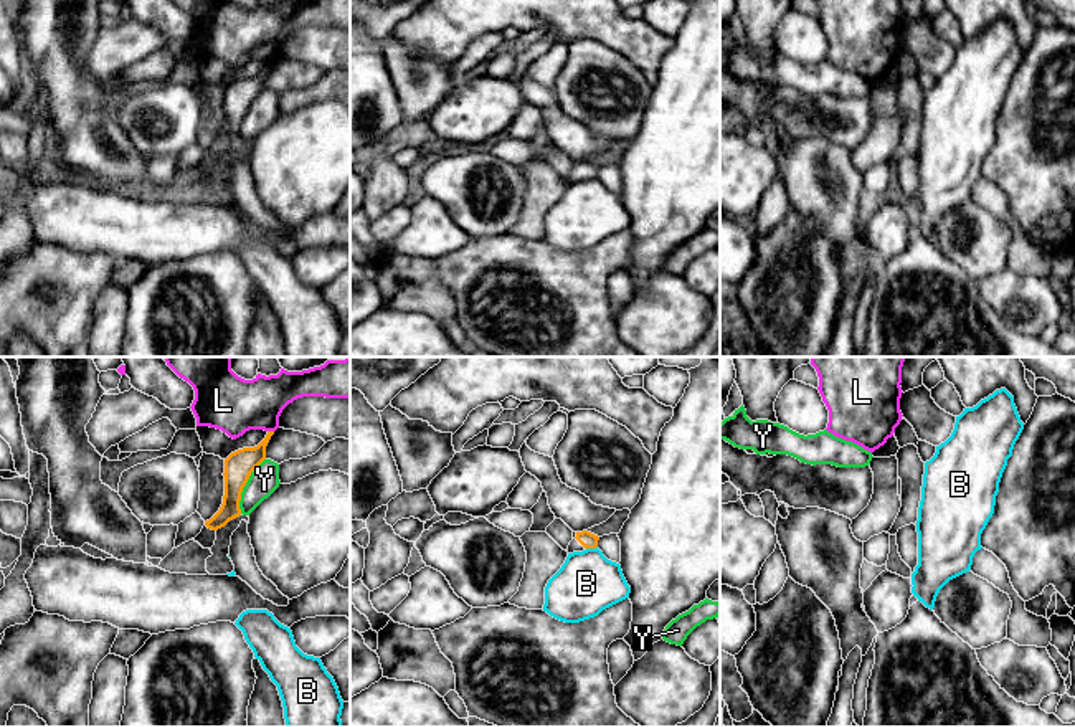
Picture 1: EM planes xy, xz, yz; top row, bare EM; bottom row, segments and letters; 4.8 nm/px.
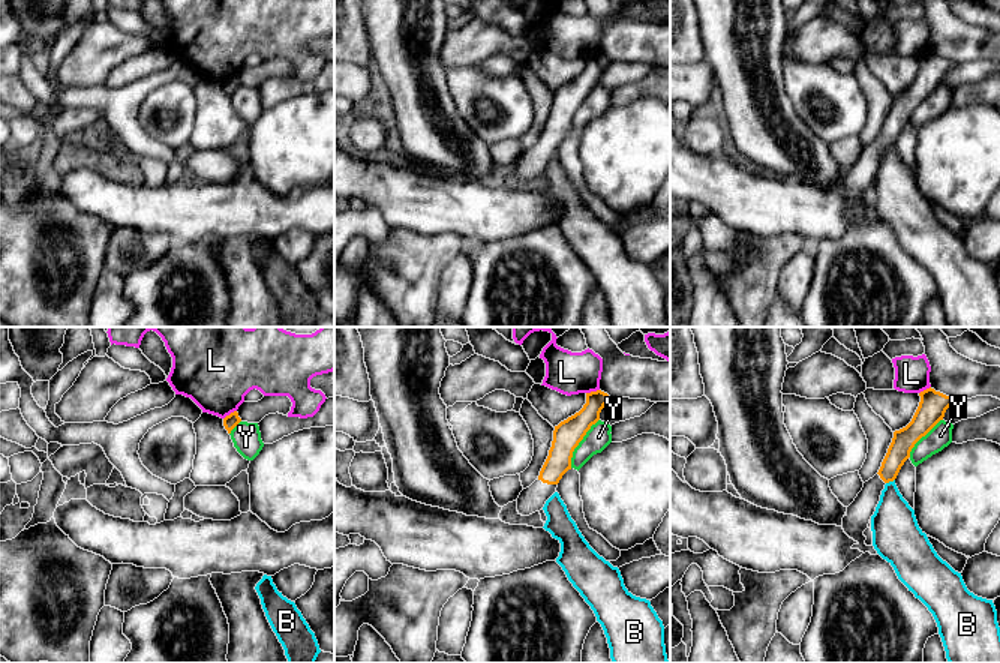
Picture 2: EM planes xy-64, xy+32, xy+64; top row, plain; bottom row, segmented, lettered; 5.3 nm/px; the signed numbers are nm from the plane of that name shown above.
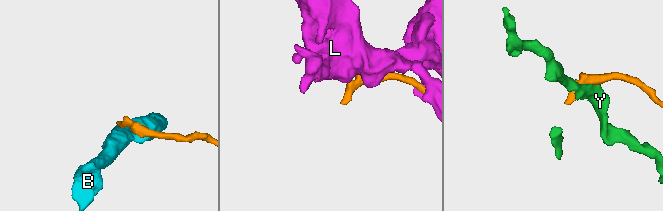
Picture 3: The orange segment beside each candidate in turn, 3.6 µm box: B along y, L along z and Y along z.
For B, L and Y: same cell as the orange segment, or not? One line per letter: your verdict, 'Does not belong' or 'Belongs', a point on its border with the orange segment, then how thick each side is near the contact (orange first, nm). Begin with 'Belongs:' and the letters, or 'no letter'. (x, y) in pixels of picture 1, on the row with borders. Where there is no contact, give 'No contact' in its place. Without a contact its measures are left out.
Belongs: no letter
B: Does not belong. Touches orange at xz (591, 547). Thickness 80 nm (orange) against 300 nm
L: Does not belong. Touches orange at xy (271, 432). Thickness 140 nm (orange) against 280 nm
Y: Does not belong. Touches orange at xy (245, 484). Thickness 140 nm (orange) against 140 nm

